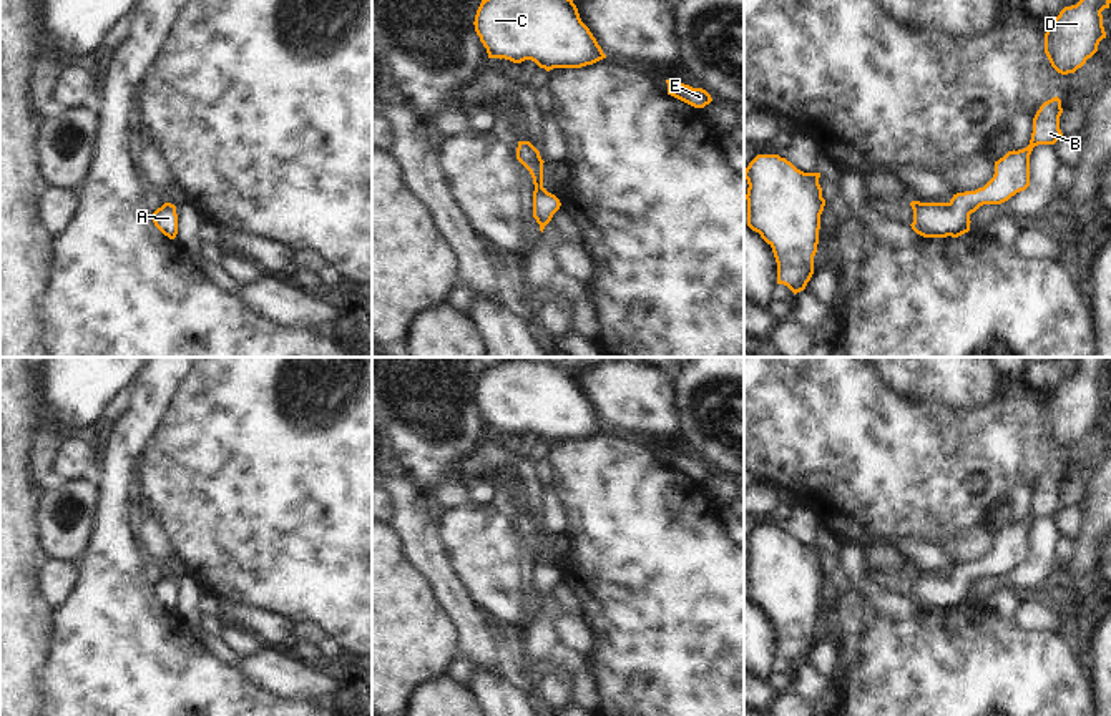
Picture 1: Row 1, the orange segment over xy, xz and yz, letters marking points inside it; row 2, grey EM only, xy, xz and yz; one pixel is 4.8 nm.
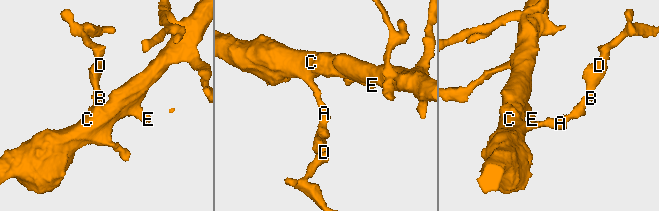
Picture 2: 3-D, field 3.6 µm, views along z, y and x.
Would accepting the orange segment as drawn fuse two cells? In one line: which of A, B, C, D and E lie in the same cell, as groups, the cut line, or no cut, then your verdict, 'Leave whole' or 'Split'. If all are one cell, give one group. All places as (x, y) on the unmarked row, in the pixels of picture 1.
Groups: A B C D E. No split. Leave whole

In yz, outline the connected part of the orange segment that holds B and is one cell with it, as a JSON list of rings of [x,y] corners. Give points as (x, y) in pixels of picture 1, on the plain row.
[[[1058,468],[1045,473],[1033,490],[1030,517],[995,533],[995,547],[975,563],[957,565],[948,575],[912,573],[912,601],[923,610],[958,610],[970,603],[970,586],[983,576],[1001,576],[1030,558],[1030,527],[1038,517],[1055,517],[1061,508]]]

